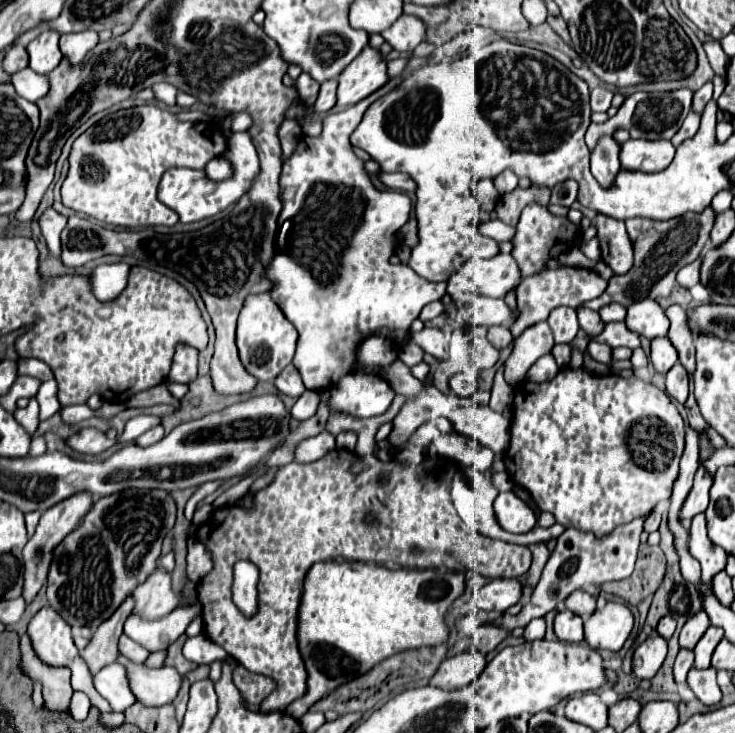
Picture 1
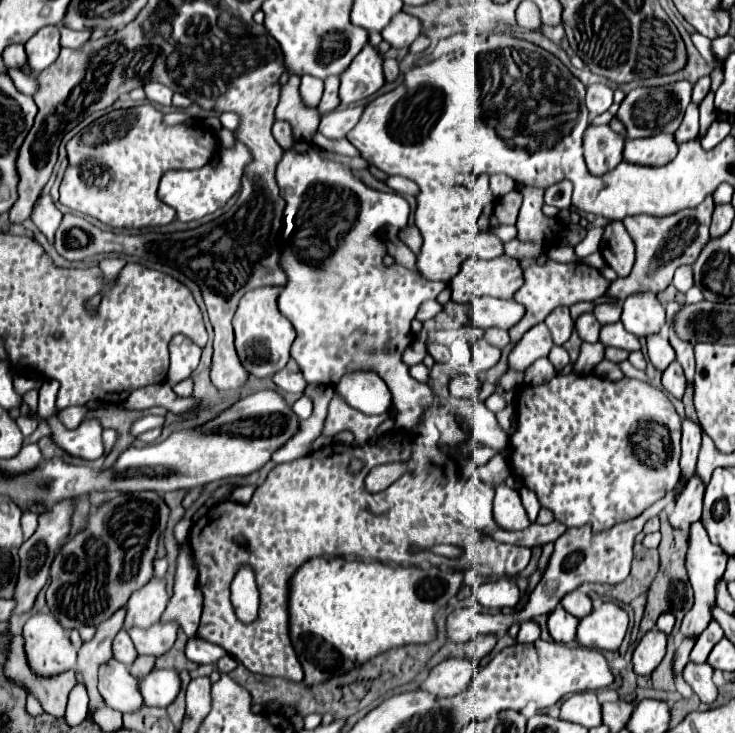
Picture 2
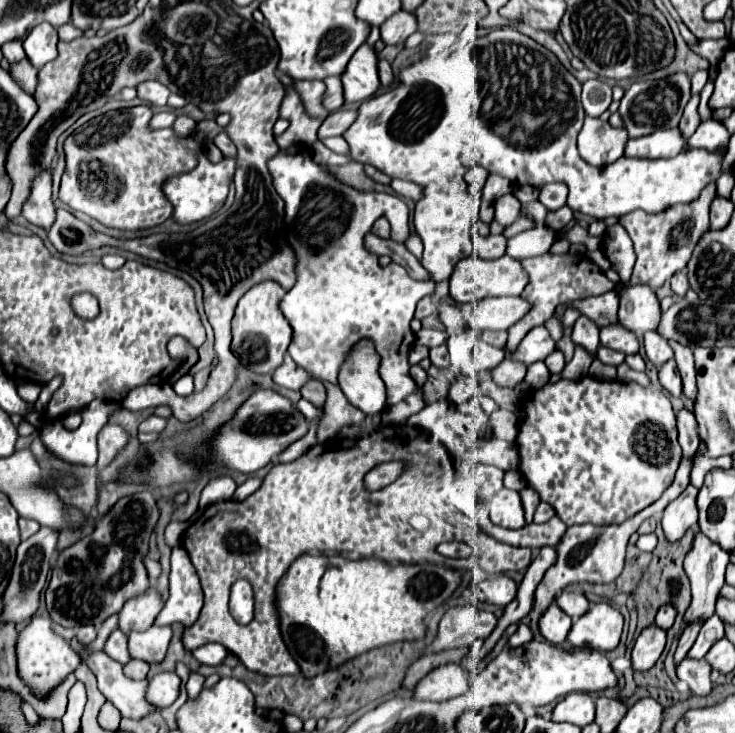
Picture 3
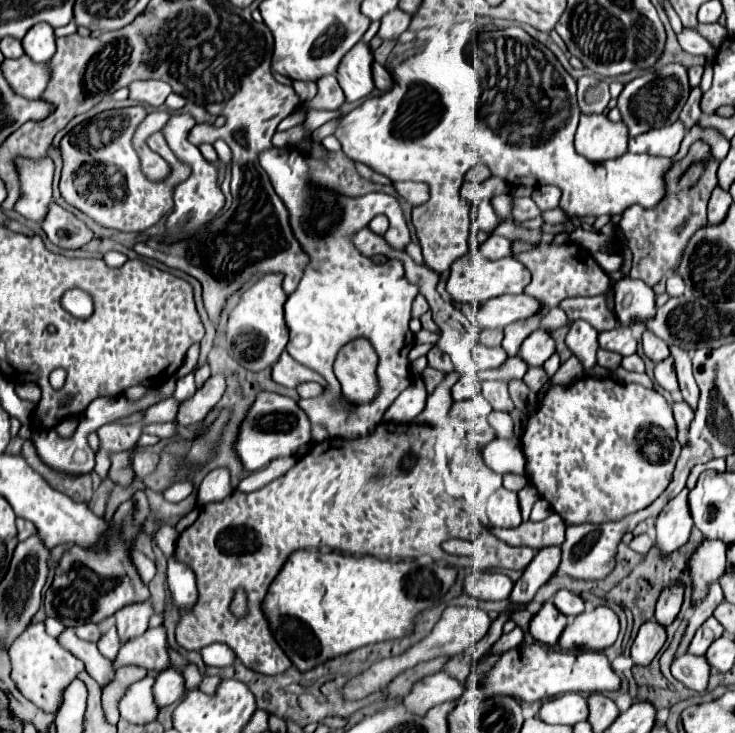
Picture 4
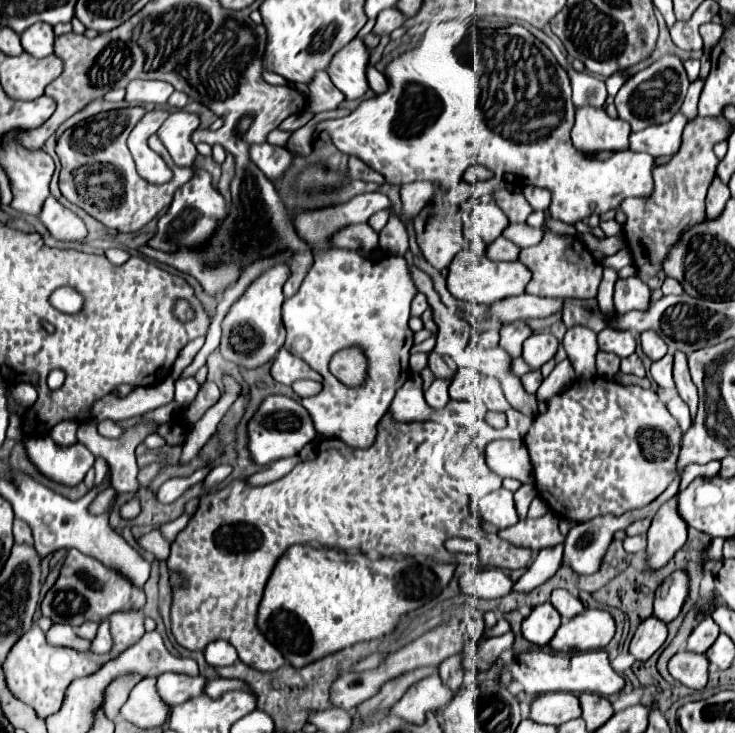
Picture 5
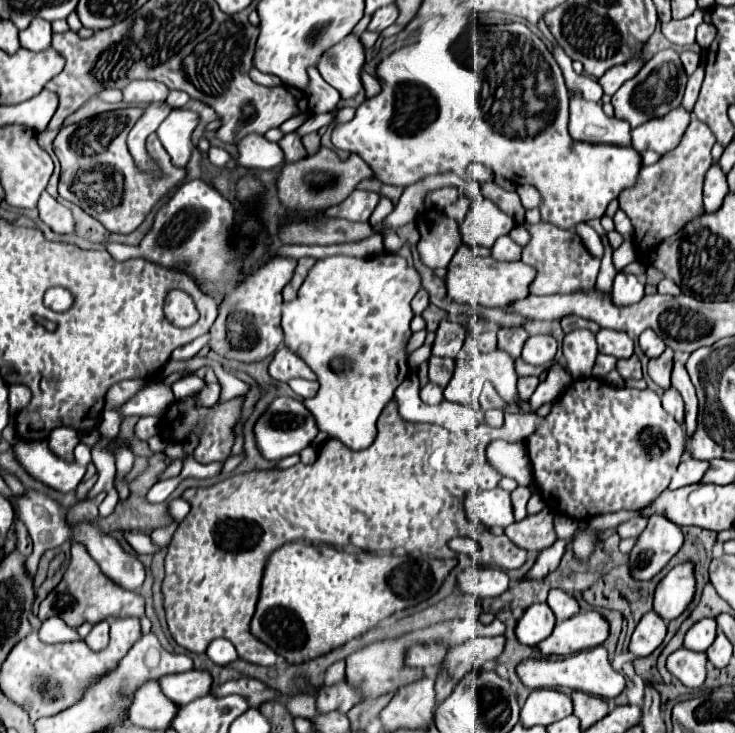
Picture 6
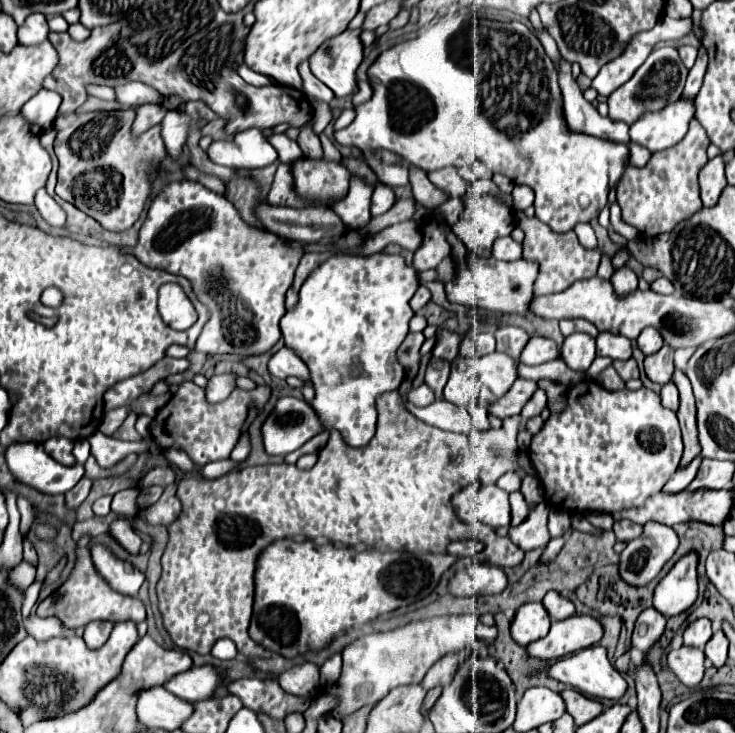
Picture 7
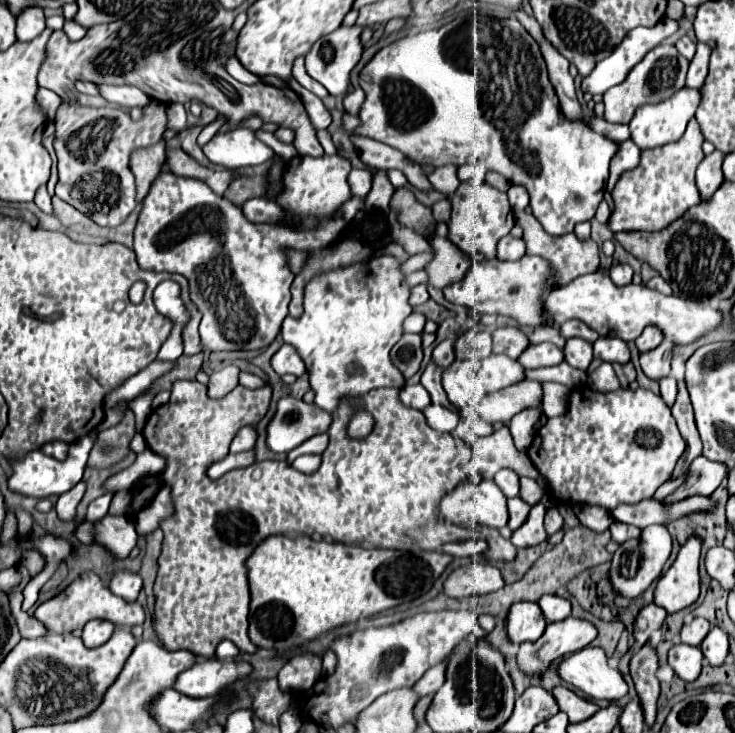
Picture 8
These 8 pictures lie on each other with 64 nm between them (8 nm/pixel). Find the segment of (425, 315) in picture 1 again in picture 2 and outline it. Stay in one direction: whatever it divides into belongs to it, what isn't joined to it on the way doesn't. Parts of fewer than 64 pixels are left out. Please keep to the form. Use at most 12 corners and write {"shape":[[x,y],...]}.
{"shape":[[436,300],[420,306],[416,318],[420,322],[434,318],[442,306]]}

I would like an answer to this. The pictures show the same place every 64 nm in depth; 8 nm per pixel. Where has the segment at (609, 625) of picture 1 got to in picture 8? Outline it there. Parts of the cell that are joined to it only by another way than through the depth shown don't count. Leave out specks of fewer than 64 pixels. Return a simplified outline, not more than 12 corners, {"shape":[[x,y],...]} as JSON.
{"shape":[[570,616],[536,642],[520,644],[518,668],[540,676],[554,660],[582,650],[596,628]]}

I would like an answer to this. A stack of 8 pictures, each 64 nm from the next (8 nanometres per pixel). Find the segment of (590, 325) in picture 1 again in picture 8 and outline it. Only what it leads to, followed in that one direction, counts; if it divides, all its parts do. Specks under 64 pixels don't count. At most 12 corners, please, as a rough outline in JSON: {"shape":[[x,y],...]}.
{"shape":[[580,338],[564,346],[564,360],[578,370],[588,370],[592,346]]}

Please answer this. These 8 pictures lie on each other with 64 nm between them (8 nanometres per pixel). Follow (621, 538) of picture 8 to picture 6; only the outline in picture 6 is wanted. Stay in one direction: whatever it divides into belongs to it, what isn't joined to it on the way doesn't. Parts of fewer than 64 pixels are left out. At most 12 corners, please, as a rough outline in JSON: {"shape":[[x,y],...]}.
{"shape":[[630,518],[616,530],[620,538],[638,538],[646,520]]}

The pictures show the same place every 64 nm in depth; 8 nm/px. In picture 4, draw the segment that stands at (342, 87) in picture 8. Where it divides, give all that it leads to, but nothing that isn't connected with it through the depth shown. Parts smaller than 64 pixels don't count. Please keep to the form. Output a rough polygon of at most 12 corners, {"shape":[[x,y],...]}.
{"shape":[[354,44],[336,70],[348,102],[372,90],[372,52]]}

